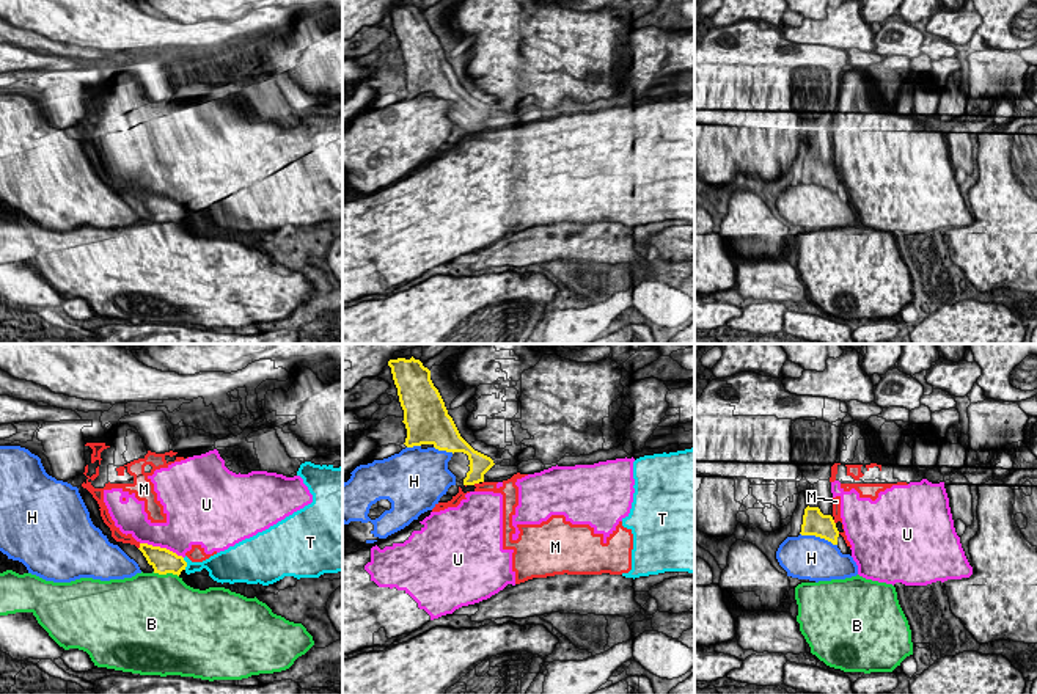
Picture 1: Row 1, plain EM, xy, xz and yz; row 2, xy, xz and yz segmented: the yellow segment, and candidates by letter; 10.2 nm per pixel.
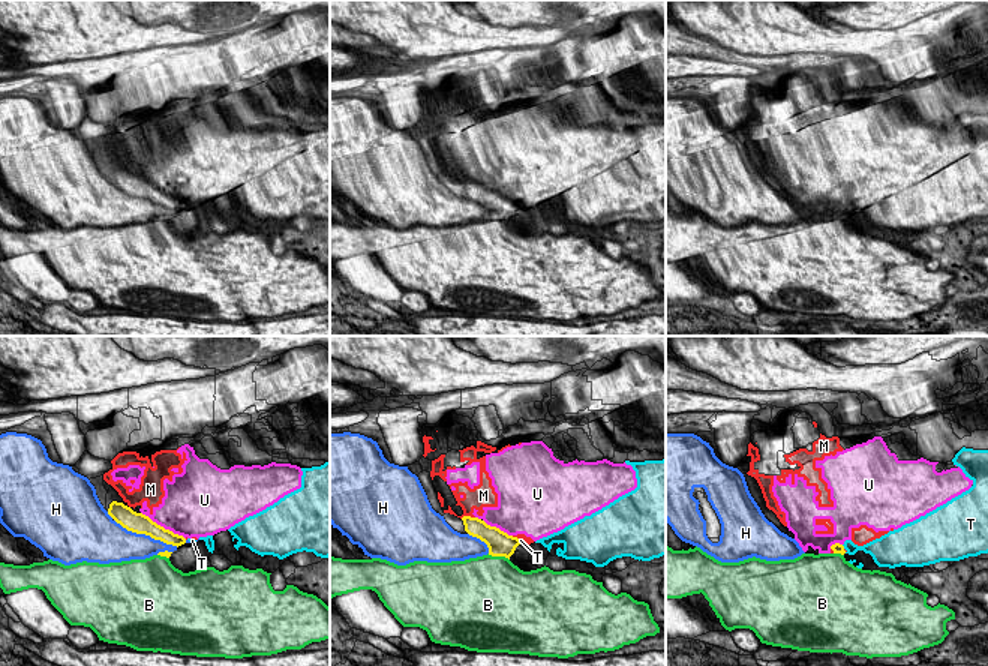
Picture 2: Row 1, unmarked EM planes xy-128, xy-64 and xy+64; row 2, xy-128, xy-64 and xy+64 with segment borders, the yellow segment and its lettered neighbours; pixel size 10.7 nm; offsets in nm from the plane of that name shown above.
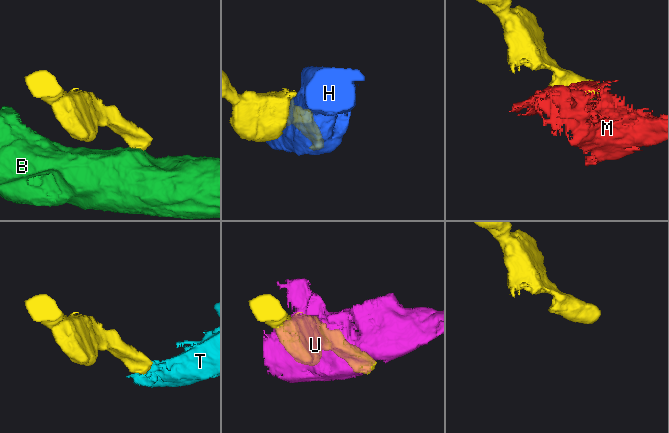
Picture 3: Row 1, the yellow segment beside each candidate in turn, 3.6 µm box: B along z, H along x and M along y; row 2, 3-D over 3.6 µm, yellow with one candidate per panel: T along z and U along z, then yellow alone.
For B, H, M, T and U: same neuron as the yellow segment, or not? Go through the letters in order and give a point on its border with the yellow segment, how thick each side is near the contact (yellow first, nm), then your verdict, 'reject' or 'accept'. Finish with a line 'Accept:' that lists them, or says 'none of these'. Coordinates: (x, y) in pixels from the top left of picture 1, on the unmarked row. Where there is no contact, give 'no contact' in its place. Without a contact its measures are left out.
B: contact xy (165, 222); calibres 260 and 480 nm; reject
H: contact yz (819, 184); calibres 260 and 460 nm; reject
M: contact xy (140, 195); calibres 240 and 100 nm; reject
T: contact xy (186, 212); calibres 260 and 130 nm; reject
U: contact xy (162, 197); calibres 260 and 360 nm; reject
Accept: none of these

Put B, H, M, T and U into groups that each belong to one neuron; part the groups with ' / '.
B / H / M T U

